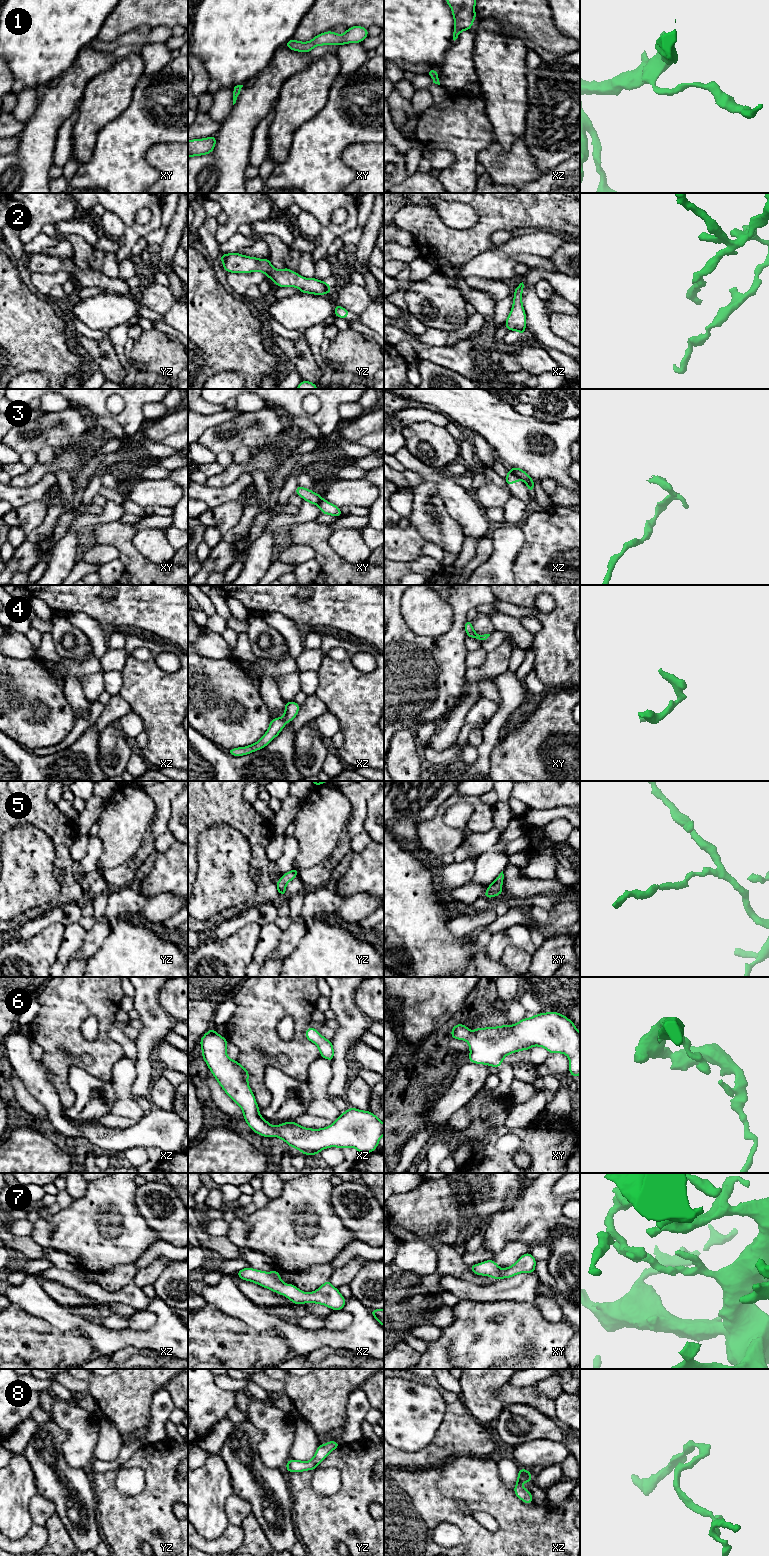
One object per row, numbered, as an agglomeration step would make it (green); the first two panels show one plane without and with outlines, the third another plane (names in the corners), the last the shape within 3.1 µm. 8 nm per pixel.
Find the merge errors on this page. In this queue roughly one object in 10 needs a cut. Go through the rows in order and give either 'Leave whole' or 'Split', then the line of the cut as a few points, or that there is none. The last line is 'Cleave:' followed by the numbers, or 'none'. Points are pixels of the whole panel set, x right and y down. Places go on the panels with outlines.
1: Leave whole. No split
2: Leave whole. No split
3: Split. Split along xz (511, 469), (520, 478)
4: Leave whole. No split
5: Leave whole. No split
6: Leave whole. No split
7: Leave whole. No split
8: Leave whole. No split
Cleave: 3

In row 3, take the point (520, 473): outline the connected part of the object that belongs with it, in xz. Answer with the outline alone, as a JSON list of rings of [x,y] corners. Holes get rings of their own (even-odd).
[[[511,467],[511,470],[516,476],[526,483],[529,492],[534,491],[534,480],[525,471],[517,467]]]

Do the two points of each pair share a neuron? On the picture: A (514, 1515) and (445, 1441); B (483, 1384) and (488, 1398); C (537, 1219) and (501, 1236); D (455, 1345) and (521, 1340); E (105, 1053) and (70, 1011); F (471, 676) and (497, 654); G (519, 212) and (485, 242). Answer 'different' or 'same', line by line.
A: different
B: same
C: same
D: same
E: same
F: same
G: same

